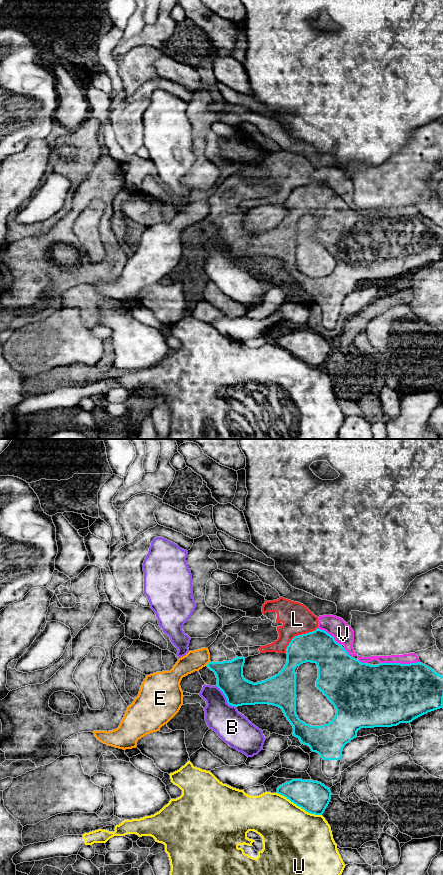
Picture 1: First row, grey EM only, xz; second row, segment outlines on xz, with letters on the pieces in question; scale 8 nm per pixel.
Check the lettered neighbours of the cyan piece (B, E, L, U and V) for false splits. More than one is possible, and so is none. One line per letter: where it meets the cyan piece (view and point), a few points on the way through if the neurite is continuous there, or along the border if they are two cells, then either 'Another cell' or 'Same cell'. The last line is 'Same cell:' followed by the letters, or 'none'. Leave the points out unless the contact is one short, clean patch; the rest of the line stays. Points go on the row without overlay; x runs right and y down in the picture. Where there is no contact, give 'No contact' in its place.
B: Touches cyan at xz (226, 250). Another cell
E: Touches cyan at xz (208, 215). Another cell
L: Touches cyan at xz (298, 187). Boundary: xz (317, 179), (314, 182), (296, 187), (287, 198), (285, 204). Another cell
U: Touches cyan at xz (299, 358). Another cell
V: Touches cyan at xz (399, 215). Another cell
Same cell: none

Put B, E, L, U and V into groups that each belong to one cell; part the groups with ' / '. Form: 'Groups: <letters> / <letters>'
Groups: B / E / L V / U

